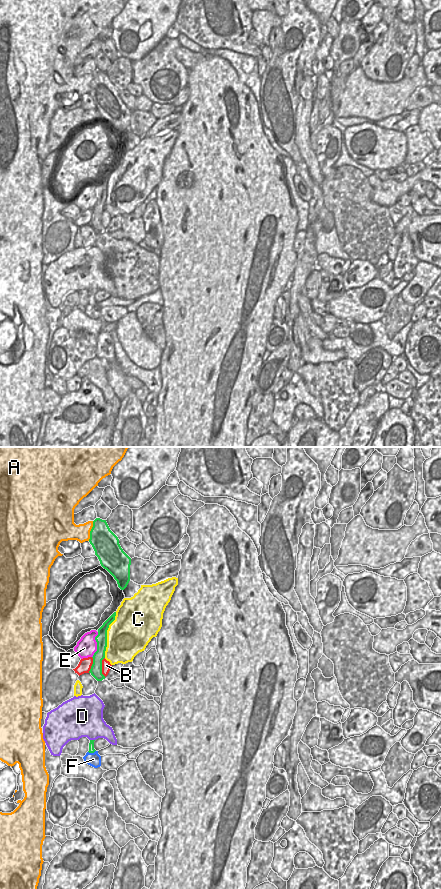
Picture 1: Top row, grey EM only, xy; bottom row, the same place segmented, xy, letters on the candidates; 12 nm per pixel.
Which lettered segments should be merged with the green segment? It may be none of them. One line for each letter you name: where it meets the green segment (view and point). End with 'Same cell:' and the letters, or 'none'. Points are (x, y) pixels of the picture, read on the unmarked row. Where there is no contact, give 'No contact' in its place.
F: Touches green at xy (91, 304)
Same cell: F.

